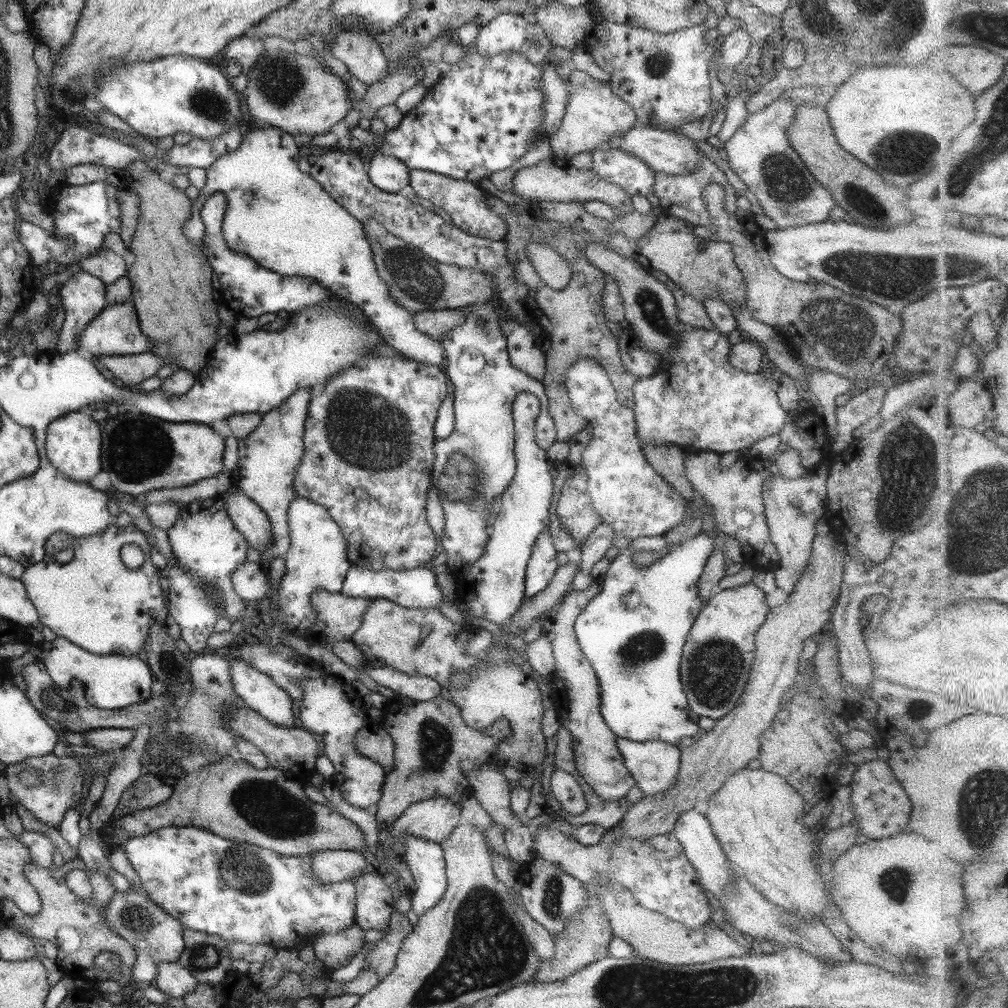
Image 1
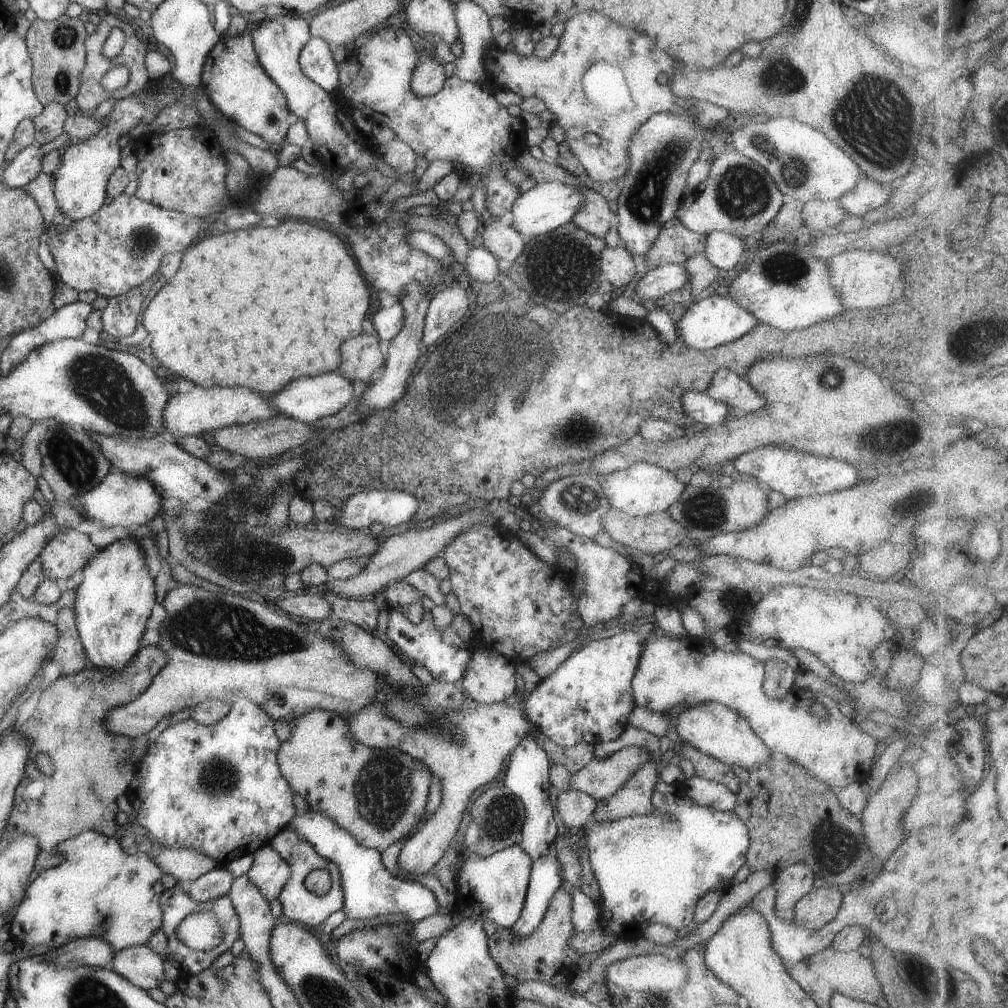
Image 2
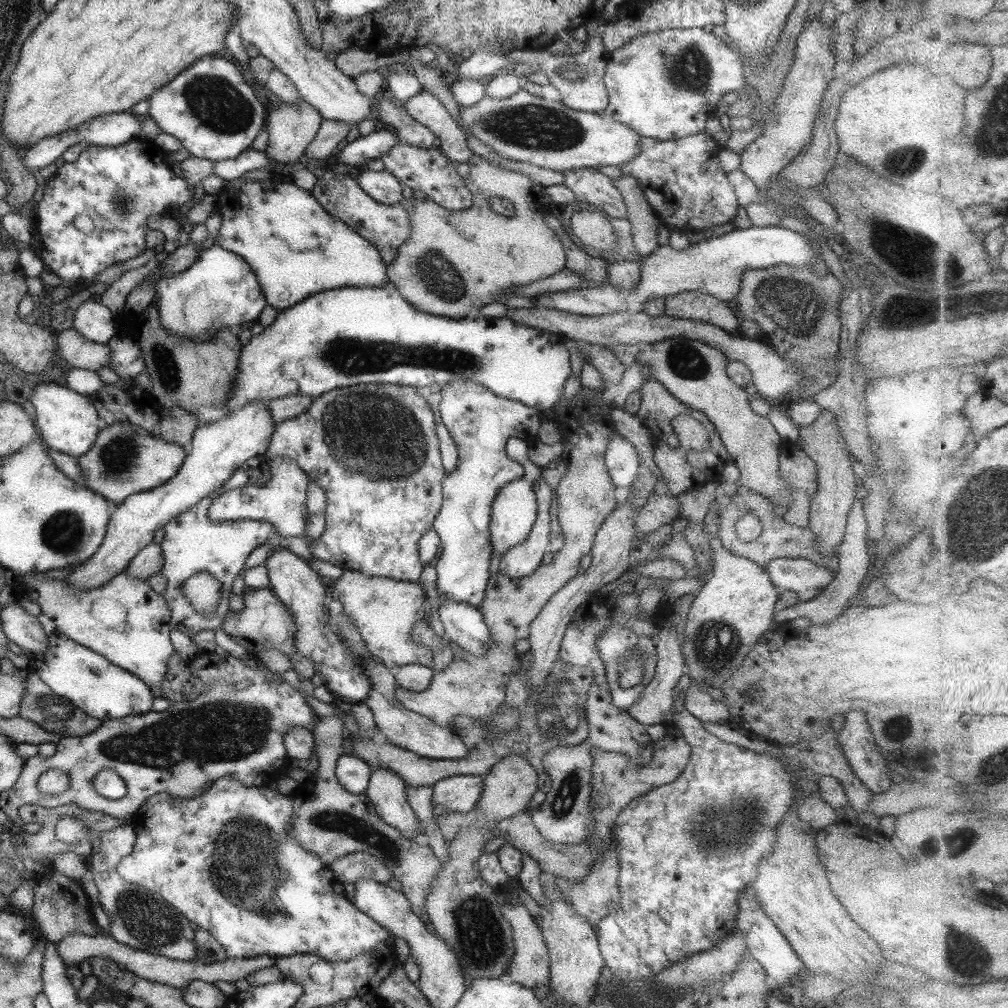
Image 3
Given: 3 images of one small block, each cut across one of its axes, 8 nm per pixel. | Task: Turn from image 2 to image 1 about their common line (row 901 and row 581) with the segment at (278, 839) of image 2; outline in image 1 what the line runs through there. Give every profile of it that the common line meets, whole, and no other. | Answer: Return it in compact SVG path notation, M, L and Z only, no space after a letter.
M297 497L288 510L288 527L291 544L284 554L286 571L280 581L276 604L282 621L266 629L269 644L272 645L282 645L282 634L294 633L300 638L308 638L304 633L316 624L317 614L313 610L311 595L317 588L324 588L331 594L340 593L344 578L352 566L346 553L346 540L328 510L322 506Z

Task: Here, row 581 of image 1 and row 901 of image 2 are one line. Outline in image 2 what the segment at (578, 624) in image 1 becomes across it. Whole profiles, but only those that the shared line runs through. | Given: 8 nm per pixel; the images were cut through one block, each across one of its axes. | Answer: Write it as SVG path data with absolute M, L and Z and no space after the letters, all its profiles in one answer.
M664 782L655 787L651 802L654 810L650 814L585 826L589 862L601 894L601 925L620 938L641 936L654 923L684 933L693 926L698 901L707 892L728 890L736 872L747 862L749 830L734 810L718 811L698 806L684 796L682 790Z

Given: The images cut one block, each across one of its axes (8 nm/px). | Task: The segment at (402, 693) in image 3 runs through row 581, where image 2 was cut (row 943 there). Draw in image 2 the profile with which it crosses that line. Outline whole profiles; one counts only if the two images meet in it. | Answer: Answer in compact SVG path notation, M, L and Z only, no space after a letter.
M565 884L558 888L550 900L546 916L530 936L518 938L510 933L510 928L497 928L488 938L490 956L498 963L511 982L542 981L554 986L565 985L578 973L578 954L572 950L567 939L575 931L572 918L572 894Z

